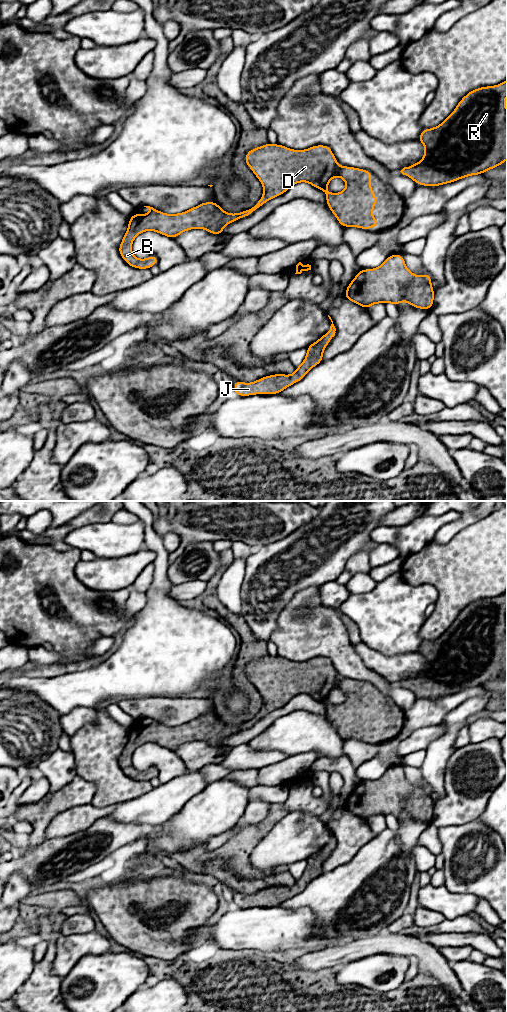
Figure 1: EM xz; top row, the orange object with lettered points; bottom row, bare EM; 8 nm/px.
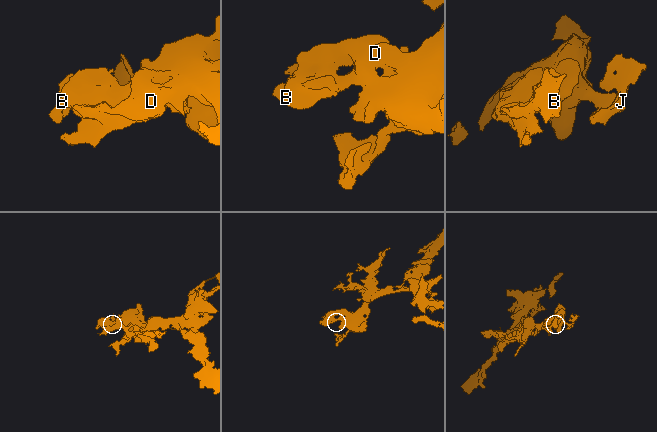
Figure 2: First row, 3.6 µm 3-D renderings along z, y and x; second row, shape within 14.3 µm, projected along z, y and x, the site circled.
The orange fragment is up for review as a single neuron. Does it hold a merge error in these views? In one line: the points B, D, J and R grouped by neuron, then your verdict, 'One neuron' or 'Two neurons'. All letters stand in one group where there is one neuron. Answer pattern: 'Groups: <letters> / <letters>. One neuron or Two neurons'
Groups: B D J R. One neuron

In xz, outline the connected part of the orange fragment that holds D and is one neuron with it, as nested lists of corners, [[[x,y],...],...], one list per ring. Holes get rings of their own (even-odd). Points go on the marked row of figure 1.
[[[267,143],[249,150],[244,158],[244,162],[259,179],[264,189],[262,197],[251,208],[239,213],[230,214],[225,212],[218,203],[207,201],[182,213],[167,214],[153,207],[144,206],[149,209],[147,215],[136,212],[129,219],[128,229],[118,248],[122,259],[133,268],[150,269],[158,264],[158,257],[156,255],[139,259],[132,253],[132,243],[139,234],[145,231],[155,231],[171,239],[191,229],[205,229],[214,235],[225,234],[222,229],[226,225],[252,215],[267,201],[284,194],[299,182],[309,183],[325,193],[328,208],[342,227],[358,227],[370,230],[372,227],[379,226],[379,220],[373,218],[373,208],[377,204],[377,196],[371,188],[371,171],[349,166],[339,166],[328,145],[315,145],[304,150],[294,150],[280,144]],[[334,177],[341,177],[347,184],[347,187],[340,193],[330,193],[327,191],[328,184]]]

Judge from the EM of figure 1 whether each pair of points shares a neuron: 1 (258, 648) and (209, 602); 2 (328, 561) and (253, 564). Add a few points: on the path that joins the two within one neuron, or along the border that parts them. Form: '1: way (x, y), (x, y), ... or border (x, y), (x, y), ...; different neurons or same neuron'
1: way (246, 635), (222, 611); same neuron
2: way (309, 561), (298, 561), (292, 564), (272, 564); same neuron

